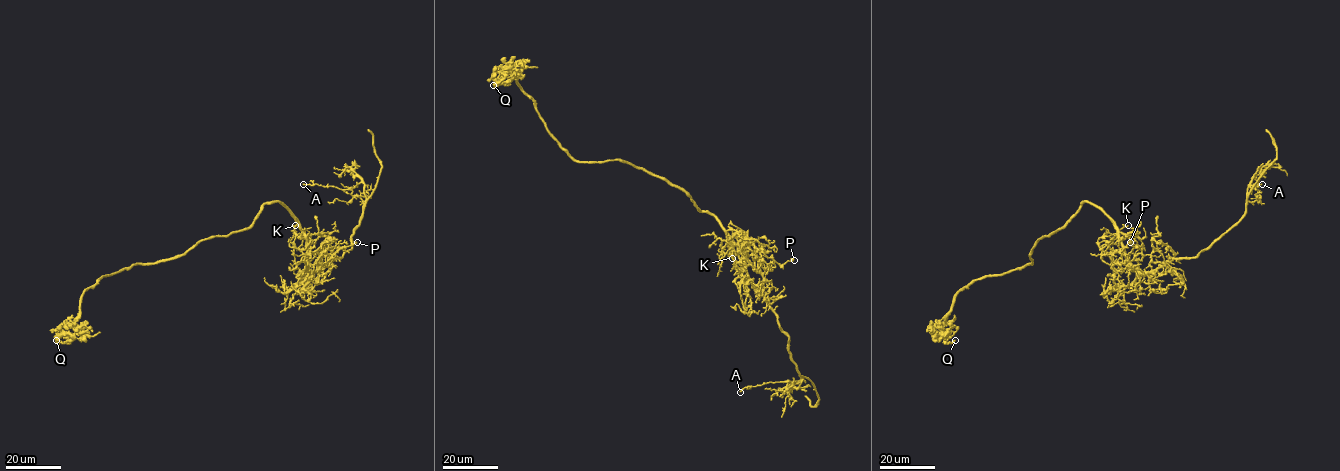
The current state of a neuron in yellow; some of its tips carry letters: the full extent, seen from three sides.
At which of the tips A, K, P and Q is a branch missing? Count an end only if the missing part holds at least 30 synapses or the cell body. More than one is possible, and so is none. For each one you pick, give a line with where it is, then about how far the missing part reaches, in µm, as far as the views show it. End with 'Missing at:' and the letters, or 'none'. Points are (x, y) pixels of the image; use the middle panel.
Missing at: none

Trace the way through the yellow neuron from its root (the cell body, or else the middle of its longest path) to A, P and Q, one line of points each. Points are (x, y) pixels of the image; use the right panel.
A: (1083, 203), (1110, 219), (1133, 266), (1154, 271), (1208, 248), (1244, 213), (1249, 184), (1252, 189), (1262, 184)
P: (1083, 203), (1090, 202), (1096, 205), (1117, 231), (1124, 250), (1114, 264), (1125, 263), (1135, 247), (1130, 242)
Q: (1083, 203), (1036, 242), (1031, 263), (958, 293), (941, 334), (955, 340)

